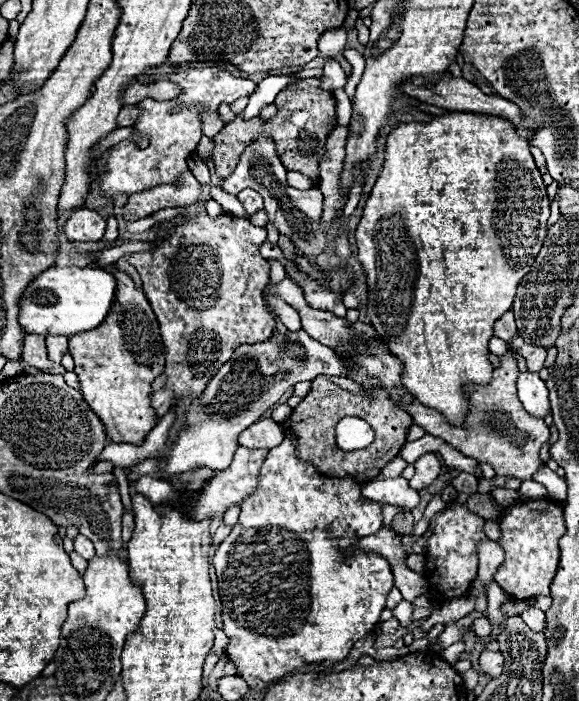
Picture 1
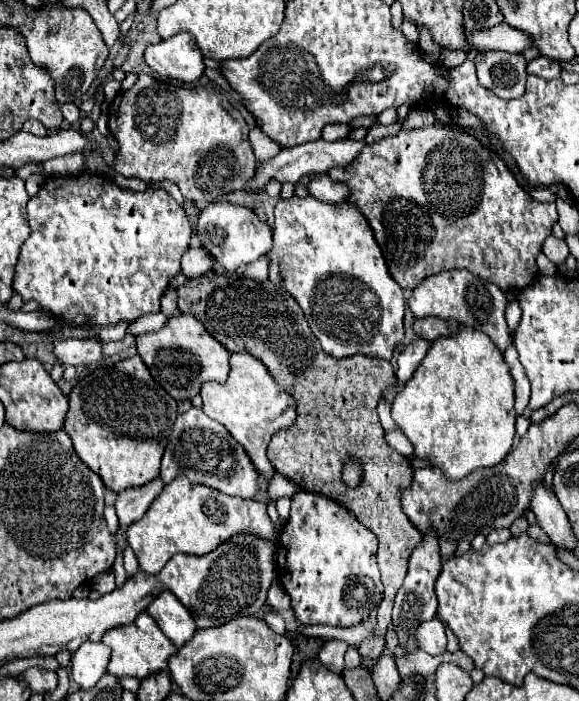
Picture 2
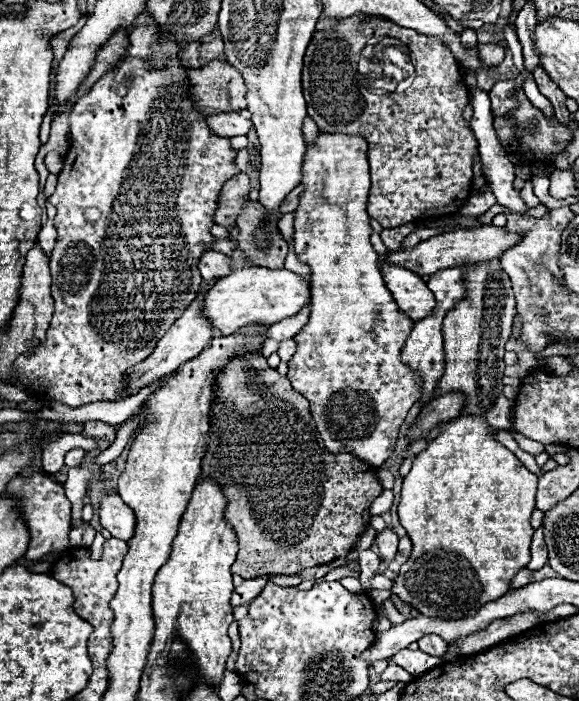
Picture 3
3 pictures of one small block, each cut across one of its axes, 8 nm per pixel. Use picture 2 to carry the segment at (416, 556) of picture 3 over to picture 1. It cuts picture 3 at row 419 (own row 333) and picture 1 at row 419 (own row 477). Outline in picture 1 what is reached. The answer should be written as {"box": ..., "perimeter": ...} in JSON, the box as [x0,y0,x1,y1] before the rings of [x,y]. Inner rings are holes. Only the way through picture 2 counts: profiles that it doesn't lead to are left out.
{"box":[356,112,550,426],"perimeter":[[[448,112],[444,116],[436,116],[428,124],[410,122],[396,126],[386,140],[386,160],[384,168],[374,184],[374,190],[364,206],[362,220],[356,228],[356,246],[358,246],[358,260],[366,274],[368,284],[368,304],[366,304],[366,316],[370,318],[370,324],[374,324],[378,336],[382,336],[390,348],[390,352],[402,362],[402,384],[408,388],[408,392],[426,408],[434,408],[442,412],[442,416],[452,426],[464,426],[464,420],[468,416],[468,404],[466,404],[466,384],[488,384],[492,380],[492,364],[488,360],[488,342],[494,336],[494,322],[502,318],[514,302],[516,288],[520,280],[530,272],[534,258],[538,256],[544,236],[546,236],[546,222],[550,216],[550,200],[546,196],[546,184],[542,182],[542,174],[538,172],[528,140],[522,140],[516,136],[514,128],[506,120],[494,118],[494,116],[476,116],[468,112]]]}

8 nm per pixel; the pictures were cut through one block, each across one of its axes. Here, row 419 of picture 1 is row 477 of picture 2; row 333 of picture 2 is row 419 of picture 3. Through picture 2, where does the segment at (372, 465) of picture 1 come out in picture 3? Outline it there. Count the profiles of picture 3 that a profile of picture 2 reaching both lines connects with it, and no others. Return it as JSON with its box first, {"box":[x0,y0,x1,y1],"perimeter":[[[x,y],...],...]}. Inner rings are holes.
{"box":[200,352,382,580],"perimeter":[[[260,352],[230,358],[216,376],[212,392],[210,442],[200,464],[200,482],[206,478],[218,482],[226,496],[224,520],[236,532],[240,548],[232,572],[246,580],[274,574],[294,576],[300,570],[346,556],[370,524],[368,508],[382,492],[376,470],[352,454],[328,454],[310,416],[308,400],[290,388],[286,376],[268,368]]]}

